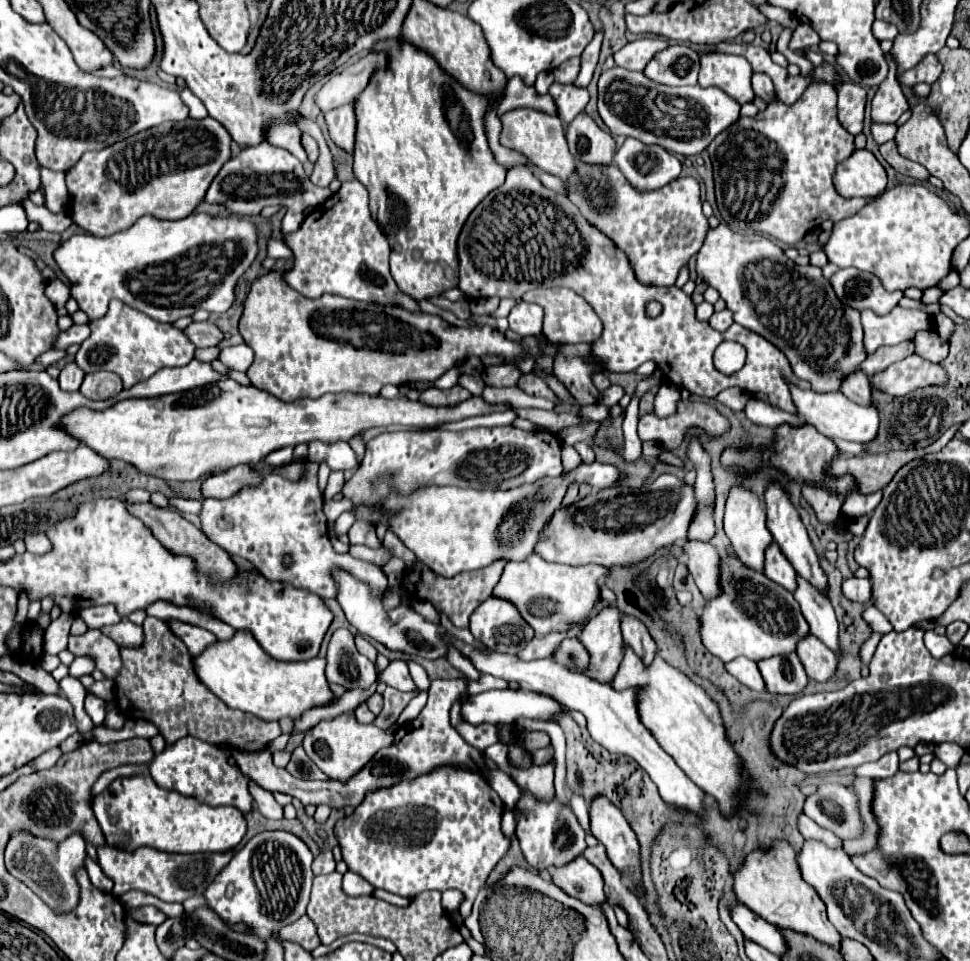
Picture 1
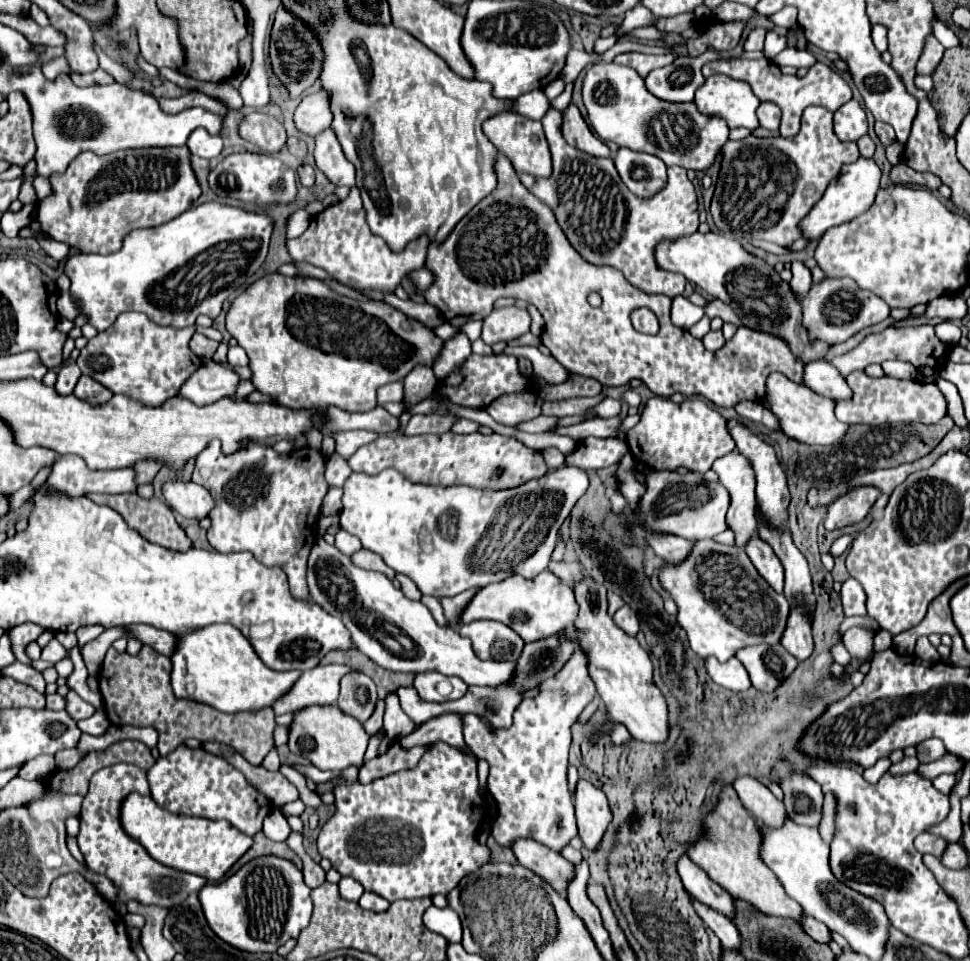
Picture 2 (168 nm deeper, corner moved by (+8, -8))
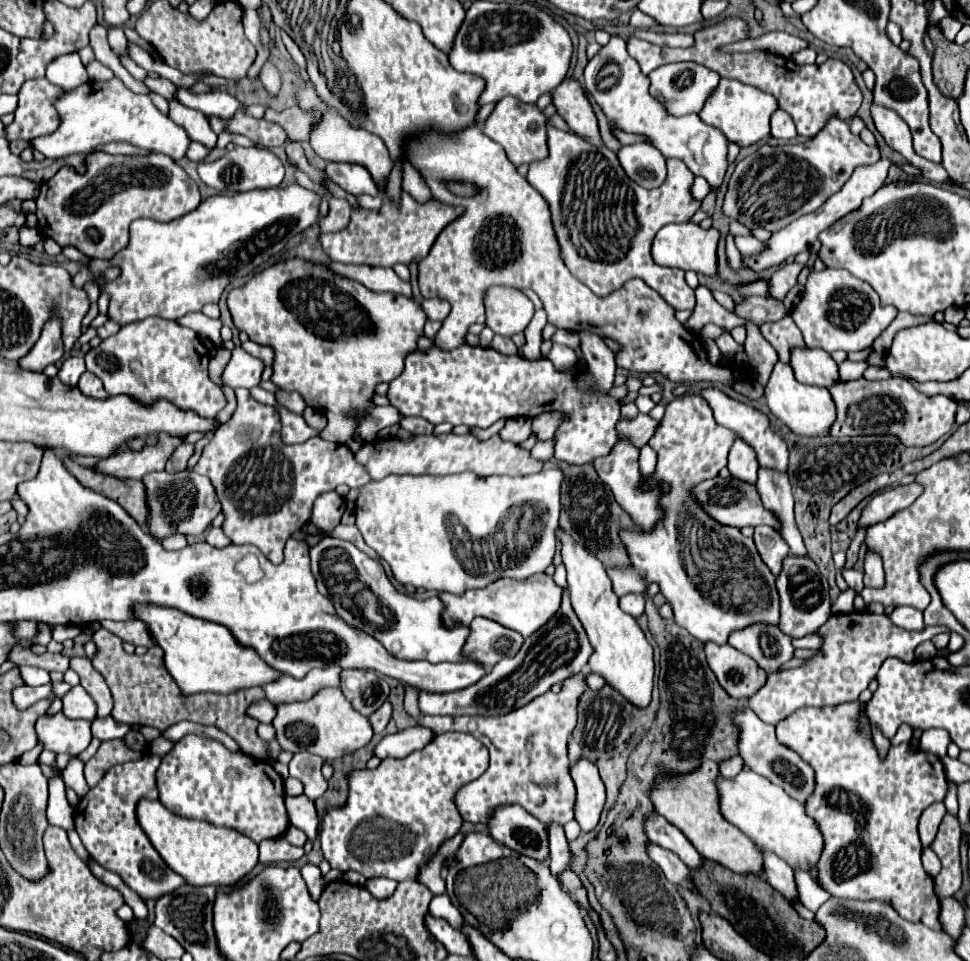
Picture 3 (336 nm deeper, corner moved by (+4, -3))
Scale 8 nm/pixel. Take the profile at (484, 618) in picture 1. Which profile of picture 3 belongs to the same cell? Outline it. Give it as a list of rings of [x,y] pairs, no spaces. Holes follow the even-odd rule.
[[[474,618],[470,624],[472,632],[468,636],[468,644],[464,652],[468,656],[476,656],[476,660],[484,660],[486,666],[494,666],[502,658],[512,658],[520,650],[524,638],[520,632],[504,628],[502,624],[490,618]]]

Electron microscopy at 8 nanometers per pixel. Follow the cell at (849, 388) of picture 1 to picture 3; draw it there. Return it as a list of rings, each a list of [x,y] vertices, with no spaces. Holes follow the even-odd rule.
[[[796,348],[790,358],[790,366],[796,374],[798,382],[812,384],[812,386],[824,386],[830,388],[840,380],[838,366],[832,360],[832,356],[824,350],[812,350],[812,348]]]

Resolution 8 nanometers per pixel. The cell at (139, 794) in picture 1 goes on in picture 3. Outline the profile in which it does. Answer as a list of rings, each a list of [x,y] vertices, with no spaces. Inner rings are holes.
[[[142,798],[136,808],[138,822],[164,862],[186,878],[192,886],[232,886],[246,876],[258,862],[258,844],[240,836],[234,828],[220,828],[208,822],[180,818],[166,810],[160,800]]]

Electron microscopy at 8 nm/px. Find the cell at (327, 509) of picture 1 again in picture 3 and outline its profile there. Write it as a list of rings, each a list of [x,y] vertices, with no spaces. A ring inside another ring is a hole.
[[[560,468],[520,478],[480,478],[472,472],[452,476],[390,474],[384,480],[372,480],[358,488],[354,510],[356,528],[362,532],[364,542],[390,564],[400,584],[464,594],[470,588],[484,588],[504,576],[530,578],[552,564],[556,528],[562,512],[562,480],[564,472],[560,472]],[[526,500],[534,508],[542,510],[544,528],[532,548],[504,548],[500,552],[500,542],[494,542],[496,530],[508,510],[512,506],[524,506]]]

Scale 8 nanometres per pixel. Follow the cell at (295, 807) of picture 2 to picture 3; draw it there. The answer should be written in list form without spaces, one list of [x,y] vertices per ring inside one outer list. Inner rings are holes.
[[[304,794],[286,796],[286,810],[288,810],[290,822],[294,826],[300,826],[308,834],[308,838],[314,840],[316,826],[318,826],[318,816],[316,816],[314,802],[310,798],[306,798]]]

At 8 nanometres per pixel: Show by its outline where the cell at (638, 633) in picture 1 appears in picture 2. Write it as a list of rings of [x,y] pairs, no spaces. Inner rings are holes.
[[[624,605],[622,609],[618,609],[618,611],[614,613],[614,621],[616,621],[616,625],[618,625],[620,629],[624,629],[628,635],[636,635],[638,629],[640,629],[640,621],[638,621],[638,617],[636,617],[636,611],[634,611],[632,607],[628,607],[628,605]]]

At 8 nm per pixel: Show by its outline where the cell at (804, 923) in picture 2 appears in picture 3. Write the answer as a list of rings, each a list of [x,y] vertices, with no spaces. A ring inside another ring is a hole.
[[[764,854],[764,876],[768,884],[772,884],[778,892],[782,892],[786,900],[790,900],[792,904],[802,904],[794,882],[794,872],[792,868],[788,868],[788,864],[784,864],[784,860],[780,860],[778,856]]]

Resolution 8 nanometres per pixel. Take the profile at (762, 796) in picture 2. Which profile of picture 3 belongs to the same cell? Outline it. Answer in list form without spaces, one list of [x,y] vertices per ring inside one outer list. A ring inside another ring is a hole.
[[[734,756],[734,758],[728,758],[728,760],[720,762],[720,772],[722,772],[724,778],[732,780],[732,778],[736,778],[736,774],[740,774],[742,766],[744,766],[744,762],[738,756]]]

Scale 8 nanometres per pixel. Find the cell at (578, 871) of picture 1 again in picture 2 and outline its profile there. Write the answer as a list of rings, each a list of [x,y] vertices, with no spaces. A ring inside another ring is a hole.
[[[520,839],[510,845],[512,853],[516,855],[518,863],[532,869],[536,875],[546,879],[560,895],[566,889],[566,883],[572,879],[574,865],[560,857],[556,851],[546,849],[546,845],[540,845],[532,839]]]

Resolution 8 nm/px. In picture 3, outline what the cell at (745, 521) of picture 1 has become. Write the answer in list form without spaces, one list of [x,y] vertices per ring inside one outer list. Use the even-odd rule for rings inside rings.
[[[740,438],[730,448],[728,470],[730,470],[730,474],[734,478],[744,480],[748,484],[756,484],[756,474],[758,474],[756,452],[744,440],[740,440]]]

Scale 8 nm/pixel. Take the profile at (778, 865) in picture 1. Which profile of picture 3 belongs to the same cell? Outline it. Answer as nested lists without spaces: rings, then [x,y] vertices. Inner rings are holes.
[[[704,762],[700,766],[700,772],[692,772],[692,776],[674,776],[674,778],[662,778],[652,788],[652,802],[656,804],[656,810],[660,816],[664,816],[670,824],[674,824],[688,840],[692,840],[692,846],[700,852],[702,858],[714,860],[726,868],[730,868],[736,874],[764,874],[764,858],[758,852],[756,844],[740,832],[740,828],[732,826],[722,814],[720,814],[720,796],[716,788],[716,780],[720,778],[720,768],[716,762]]]

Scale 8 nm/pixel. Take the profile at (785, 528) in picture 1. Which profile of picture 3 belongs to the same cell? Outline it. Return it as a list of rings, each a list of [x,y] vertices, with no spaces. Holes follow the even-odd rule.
[[[718,388],[702,390],[702,396],[708,400],[716,422],[726,426],[726,428],[730,428],[730,430],[734,430],[746,444],[750,444],[756,450],[756,456],[758,456],[758,462],[760,462],[762,468],[774,468],[778,472],[786,472],[788,470],[788,448],[786,448],[786,442],[778,434],[774,434],[770,430],[768,418],[760,410],[756,410],[752,406],[746,406],[746,404],[742,404],[738,400],[732,400],[724,392],[720,392]]]

